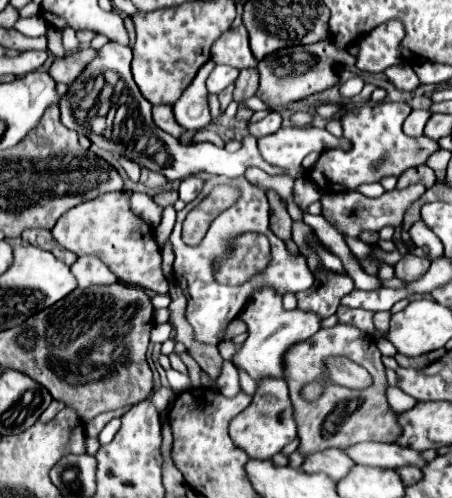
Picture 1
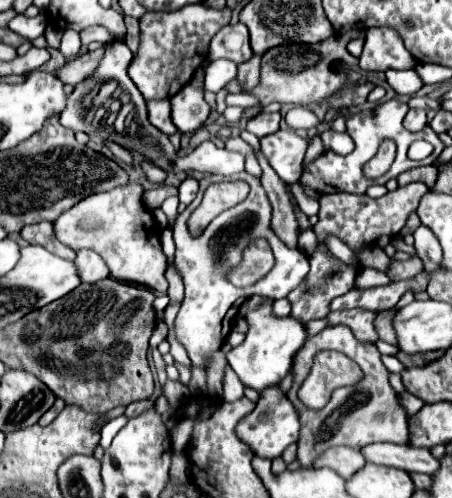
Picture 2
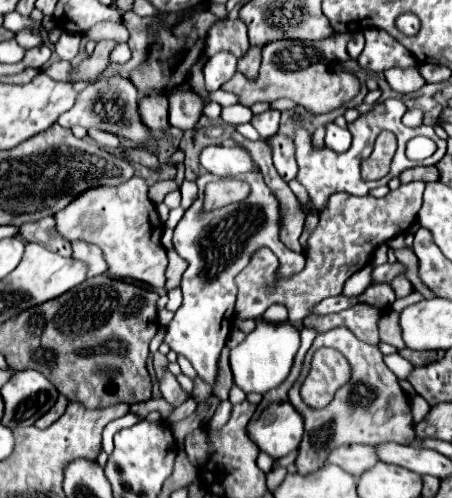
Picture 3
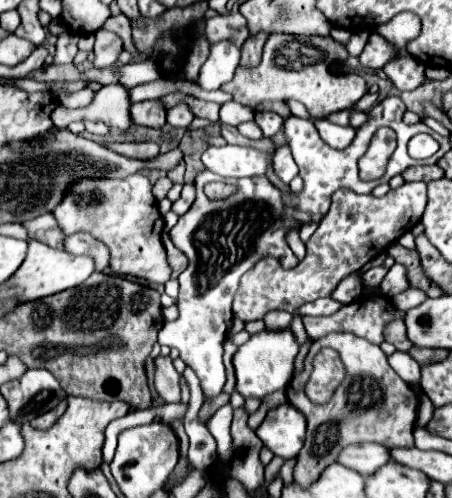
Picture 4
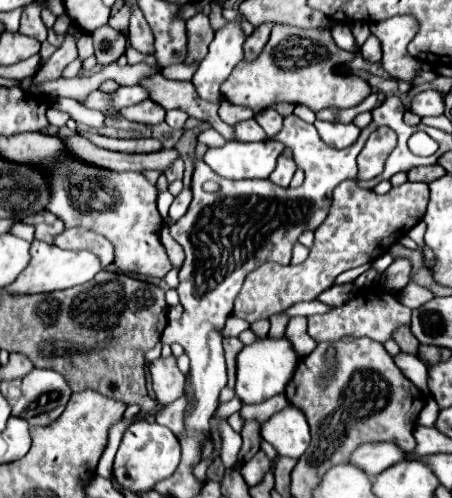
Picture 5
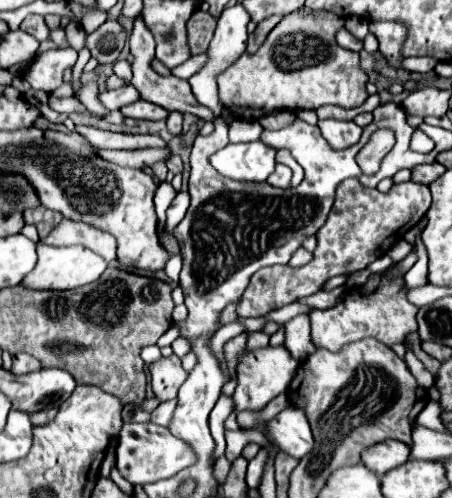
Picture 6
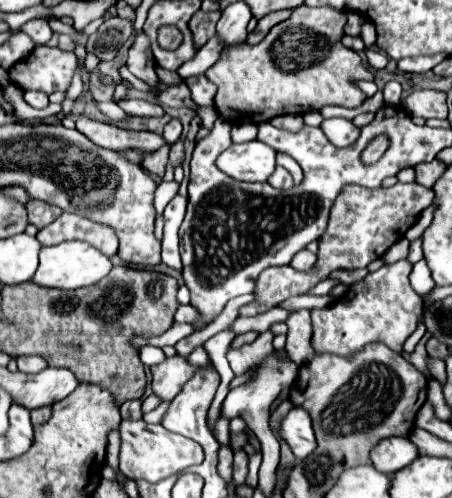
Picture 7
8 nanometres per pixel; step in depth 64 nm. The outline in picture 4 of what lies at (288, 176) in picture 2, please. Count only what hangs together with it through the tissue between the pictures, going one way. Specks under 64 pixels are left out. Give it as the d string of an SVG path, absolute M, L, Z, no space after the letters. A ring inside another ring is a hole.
M286 144L280 146L280 152L276 152L276 156L274 156L274 174L276 174L284 184L290 184L290 180L298 174L298 166L296 166L296 162L292 160L290 148L288 148Z

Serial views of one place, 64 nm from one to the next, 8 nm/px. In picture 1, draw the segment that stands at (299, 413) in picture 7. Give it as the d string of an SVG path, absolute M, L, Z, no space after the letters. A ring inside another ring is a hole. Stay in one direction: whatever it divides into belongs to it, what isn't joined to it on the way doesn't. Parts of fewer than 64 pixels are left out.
M264 380L264 384L258 384L252 404L244 412L240 412L236 420L232 420L230 436L240 448L248 452L250 458L270 460L274 454L282 452L282 448L296 438L296 422L294 422L292 404L288 398L286 382L284 380Z

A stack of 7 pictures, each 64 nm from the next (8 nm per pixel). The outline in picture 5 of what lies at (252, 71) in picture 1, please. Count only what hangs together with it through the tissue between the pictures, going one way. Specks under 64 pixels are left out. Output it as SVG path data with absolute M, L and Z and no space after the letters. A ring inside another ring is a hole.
M274 22L260 24L260 26L248 36L248 40L244 42L244 58L246 58L246 60L254 60L254 58L262 52L264 44L268 42L268 36L270 36L272 26L274 26Z

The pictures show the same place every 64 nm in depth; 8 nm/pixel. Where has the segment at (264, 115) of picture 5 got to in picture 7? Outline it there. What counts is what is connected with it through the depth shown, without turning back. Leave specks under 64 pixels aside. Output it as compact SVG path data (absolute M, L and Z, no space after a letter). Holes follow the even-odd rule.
M278 116L274 120L273 126L288 130L288 132L298 132L304 126L304 120L302 120L302 116Z

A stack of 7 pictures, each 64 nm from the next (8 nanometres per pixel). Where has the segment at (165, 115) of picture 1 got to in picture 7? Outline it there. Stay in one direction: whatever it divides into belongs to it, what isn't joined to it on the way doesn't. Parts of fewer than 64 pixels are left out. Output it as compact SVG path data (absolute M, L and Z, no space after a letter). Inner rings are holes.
M118 100L116 102L122 110L126 110L130 116L162 116L164 110L158 104L150 104L146 100Z

